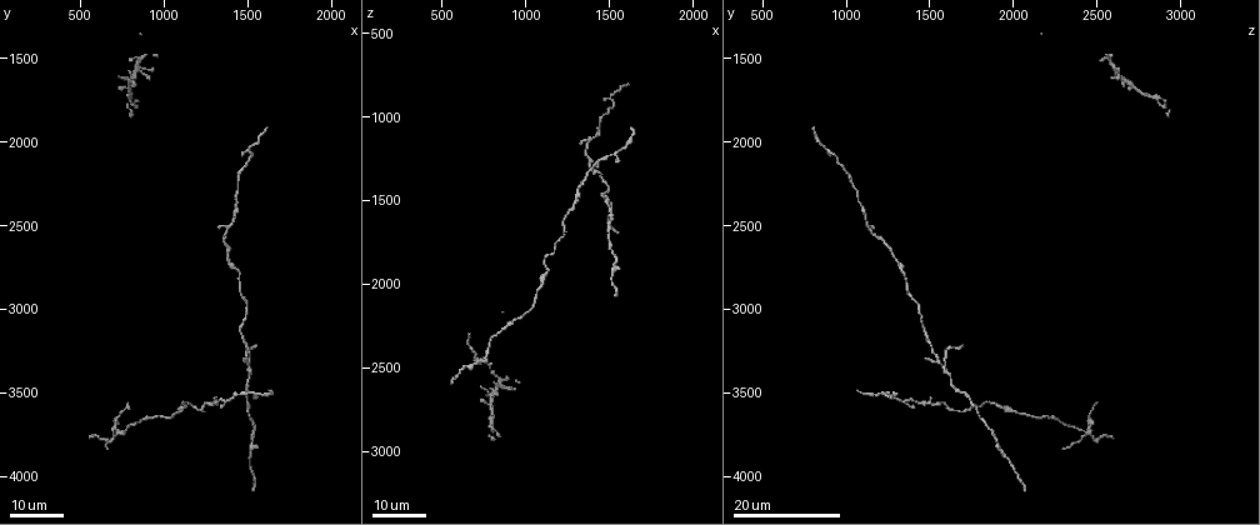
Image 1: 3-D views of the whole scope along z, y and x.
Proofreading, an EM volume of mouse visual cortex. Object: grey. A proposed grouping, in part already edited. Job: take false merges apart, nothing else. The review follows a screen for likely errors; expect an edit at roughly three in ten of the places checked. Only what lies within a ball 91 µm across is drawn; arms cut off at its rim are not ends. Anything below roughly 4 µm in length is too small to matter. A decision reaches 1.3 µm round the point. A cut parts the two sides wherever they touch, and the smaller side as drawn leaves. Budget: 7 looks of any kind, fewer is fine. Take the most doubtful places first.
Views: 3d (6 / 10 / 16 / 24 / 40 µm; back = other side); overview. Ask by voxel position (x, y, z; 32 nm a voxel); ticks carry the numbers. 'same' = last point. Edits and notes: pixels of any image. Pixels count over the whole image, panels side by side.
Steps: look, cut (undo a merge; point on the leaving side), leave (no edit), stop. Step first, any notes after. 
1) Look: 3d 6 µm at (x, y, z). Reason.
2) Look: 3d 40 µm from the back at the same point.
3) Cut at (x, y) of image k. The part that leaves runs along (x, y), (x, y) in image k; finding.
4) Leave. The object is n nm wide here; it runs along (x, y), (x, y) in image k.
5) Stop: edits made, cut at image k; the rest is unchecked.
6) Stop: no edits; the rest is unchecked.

Look: 3d 24 µm at (1500, 3340, 1580). Branch point.

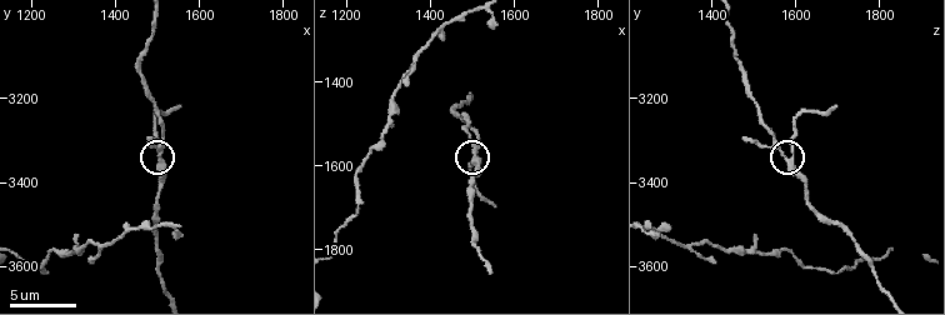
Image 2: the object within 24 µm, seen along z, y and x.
Look: 3d 10 µm at (1510, 3345, 1590). Closer look.

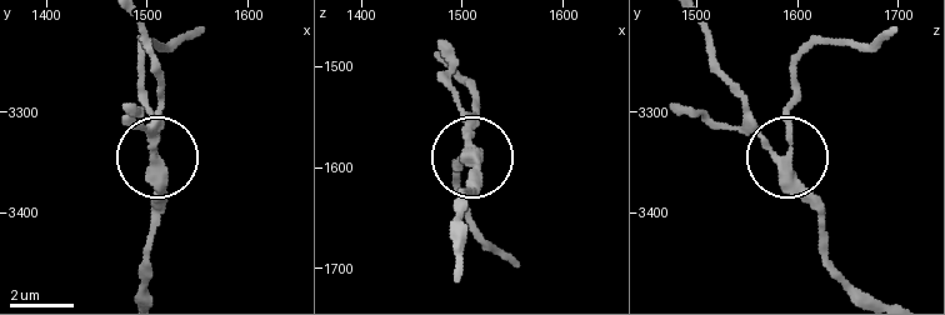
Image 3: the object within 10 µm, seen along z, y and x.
Leave. One neuron here.

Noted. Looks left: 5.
Look: 3d 16 µm at (740, 3740, 2460). Branch point.

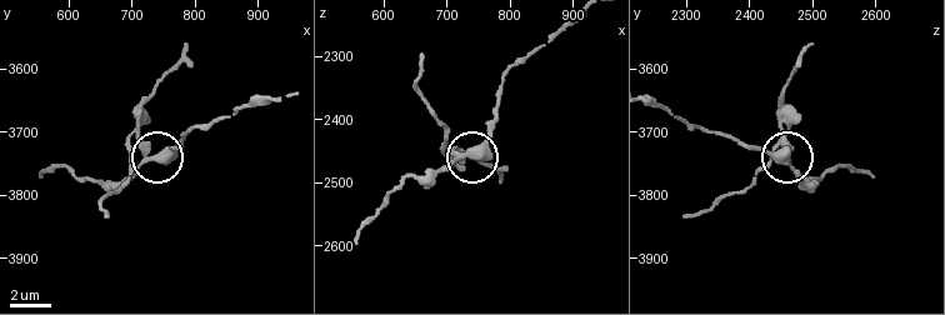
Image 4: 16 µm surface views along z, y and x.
Look: 3d 10 µm at (715, 3730, 2460).

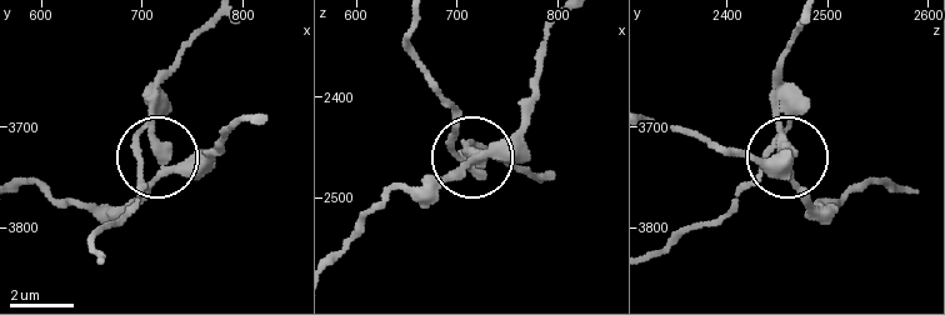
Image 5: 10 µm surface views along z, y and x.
Cut at (138, 183) of image 5. 3 arms meet here; two neurons meet here.

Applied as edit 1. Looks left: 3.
Look: 3d 6 µm at (1300, 3570, 1520). Three-way junction.

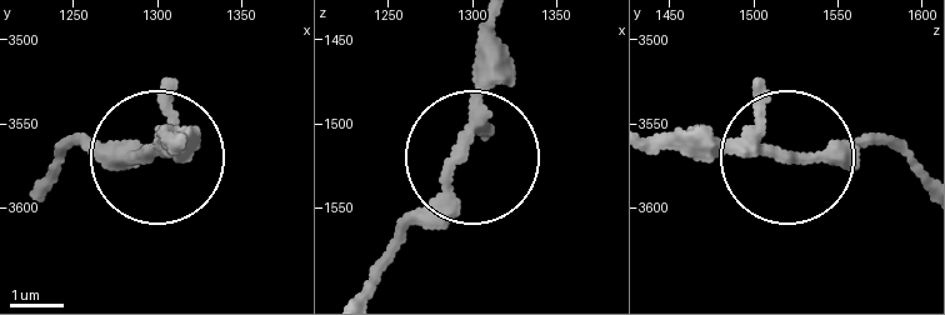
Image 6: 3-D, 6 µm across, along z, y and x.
Leave. It runs along (760, 88), (765, 136), (788, 159), (841, 164), (890, 136) in image 6; one neuron here.

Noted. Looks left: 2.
Stop: edits made, cut at image 5; the rest is unchecked.

